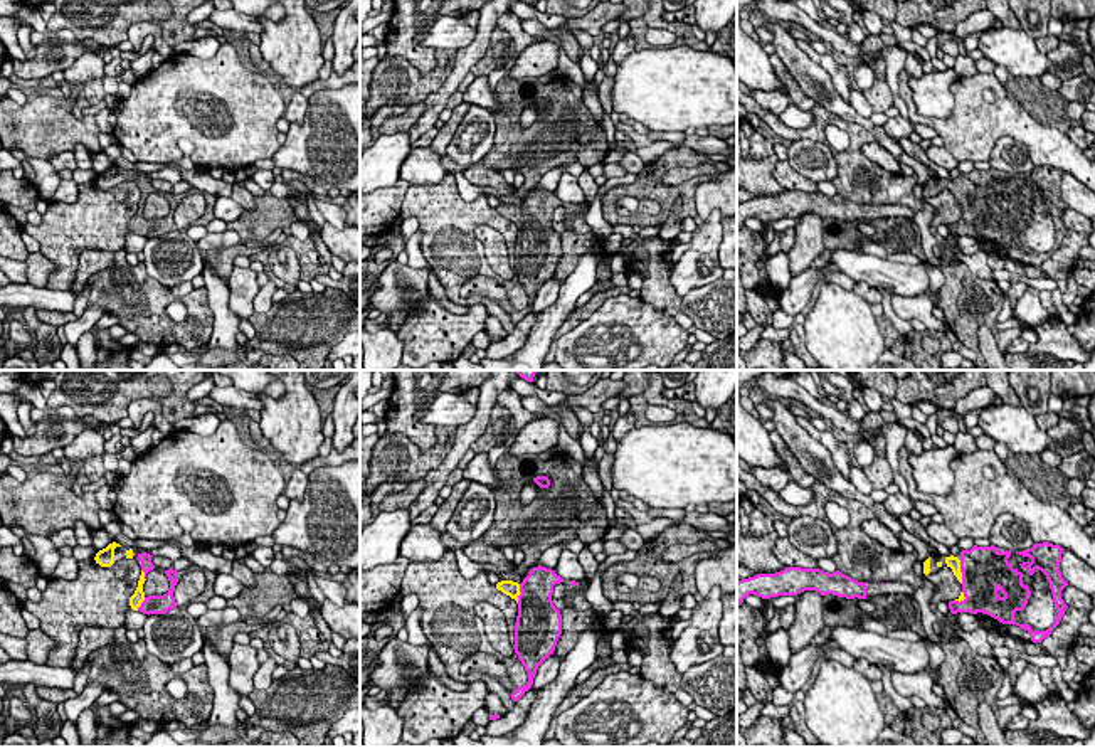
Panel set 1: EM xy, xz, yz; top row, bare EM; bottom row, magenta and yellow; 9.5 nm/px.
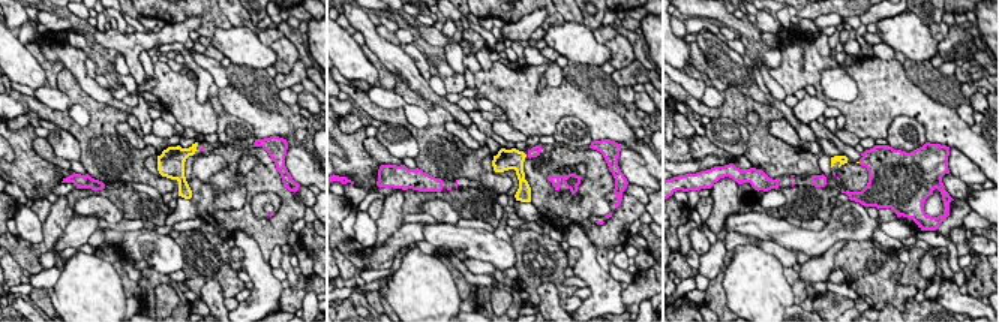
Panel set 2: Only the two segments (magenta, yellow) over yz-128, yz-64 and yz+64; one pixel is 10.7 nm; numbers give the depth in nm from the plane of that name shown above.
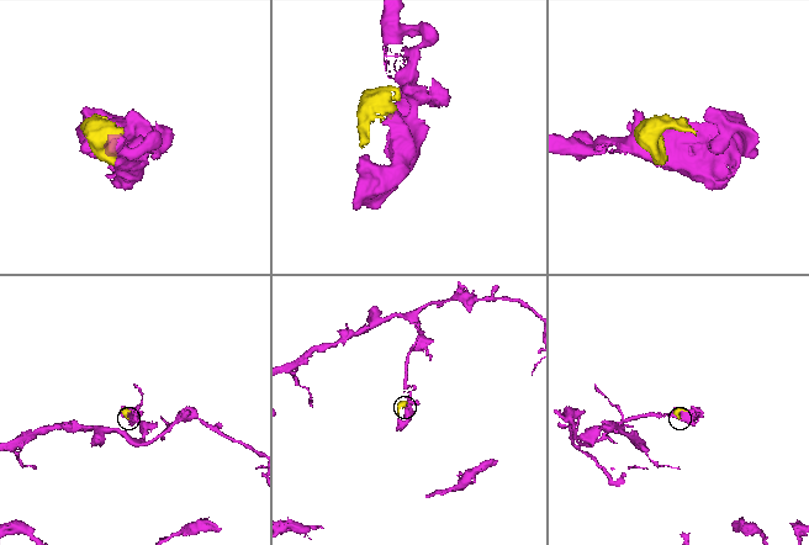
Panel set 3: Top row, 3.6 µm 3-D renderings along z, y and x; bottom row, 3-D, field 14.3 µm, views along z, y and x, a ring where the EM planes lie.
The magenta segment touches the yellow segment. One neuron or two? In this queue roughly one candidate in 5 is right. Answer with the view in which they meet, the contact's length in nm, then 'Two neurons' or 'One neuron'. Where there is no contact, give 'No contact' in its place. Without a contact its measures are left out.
Touches magenta in yz. Shared border 220 nm. One neuron

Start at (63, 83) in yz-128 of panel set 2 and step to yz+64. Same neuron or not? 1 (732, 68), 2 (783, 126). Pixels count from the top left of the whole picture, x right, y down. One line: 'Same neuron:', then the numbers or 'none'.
Same neuron: none

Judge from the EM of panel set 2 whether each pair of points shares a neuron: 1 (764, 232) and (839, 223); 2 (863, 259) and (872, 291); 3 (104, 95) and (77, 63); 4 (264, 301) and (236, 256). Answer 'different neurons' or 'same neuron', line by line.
1: same neuron
2: same neuron
3: same neuron
4: different neurons

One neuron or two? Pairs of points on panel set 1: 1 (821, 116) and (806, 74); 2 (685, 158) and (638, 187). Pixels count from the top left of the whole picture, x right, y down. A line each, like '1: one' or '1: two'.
1: two
2: one

